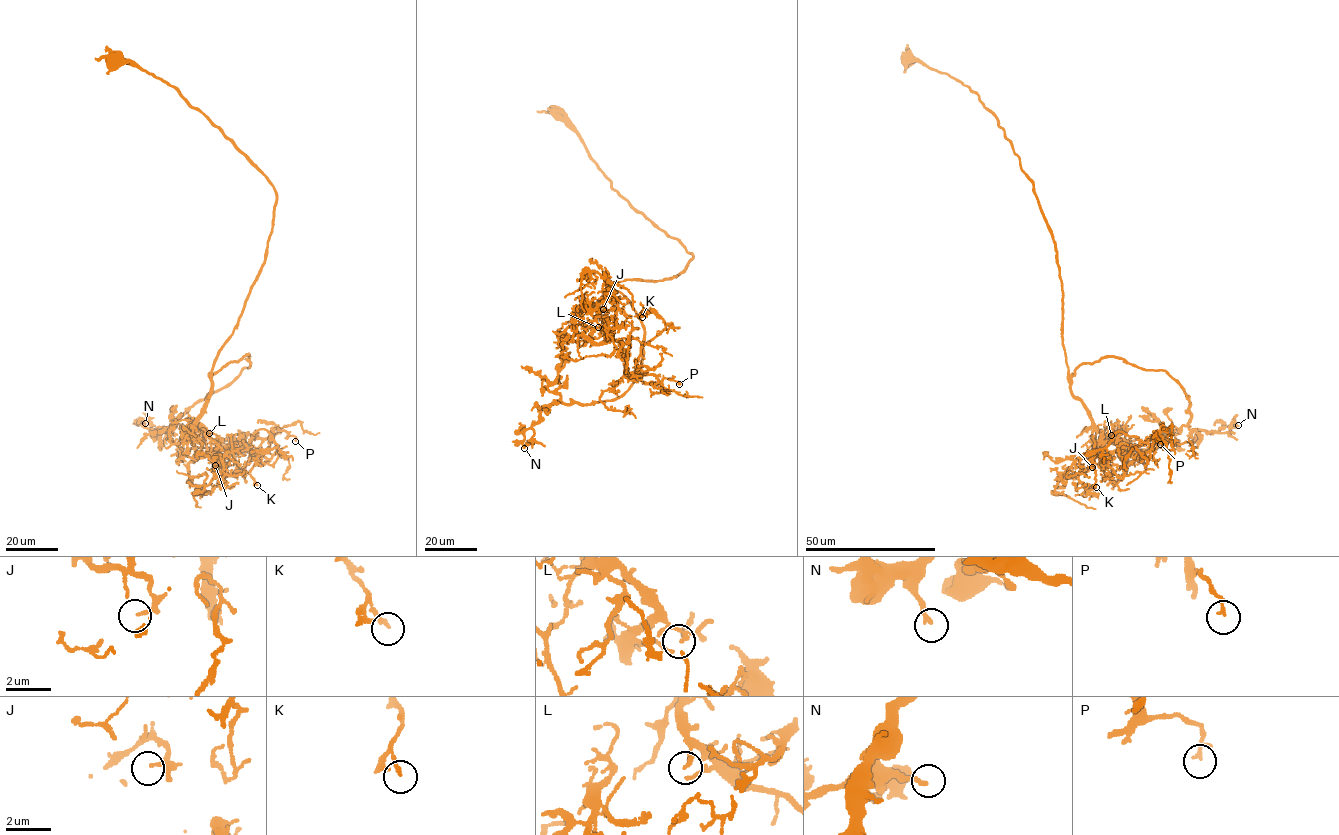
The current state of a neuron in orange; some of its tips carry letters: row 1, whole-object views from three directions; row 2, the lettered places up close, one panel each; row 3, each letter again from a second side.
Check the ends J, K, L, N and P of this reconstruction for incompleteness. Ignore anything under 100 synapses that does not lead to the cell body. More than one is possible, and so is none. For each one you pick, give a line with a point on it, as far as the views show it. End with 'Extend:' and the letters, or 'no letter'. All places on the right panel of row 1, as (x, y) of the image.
Extend: no letter

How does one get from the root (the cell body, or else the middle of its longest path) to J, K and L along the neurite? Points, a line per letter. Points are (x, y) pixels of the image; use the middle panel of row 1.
J: (554, 112), (693, 255), (672, 278), (609, 284), (578, 334), (611, 336), (603, 309)
K: (554, 112), (693, 255), (672, 278), (609, 284), (575, 328), (616, 341), (634, 379), (665, 327), (642, 317)
L: (554, 112), (613, 189), (693, 255), (672, 278), (609, 284), (576, 319), (577, 334), (593, 344), (598, 327)

